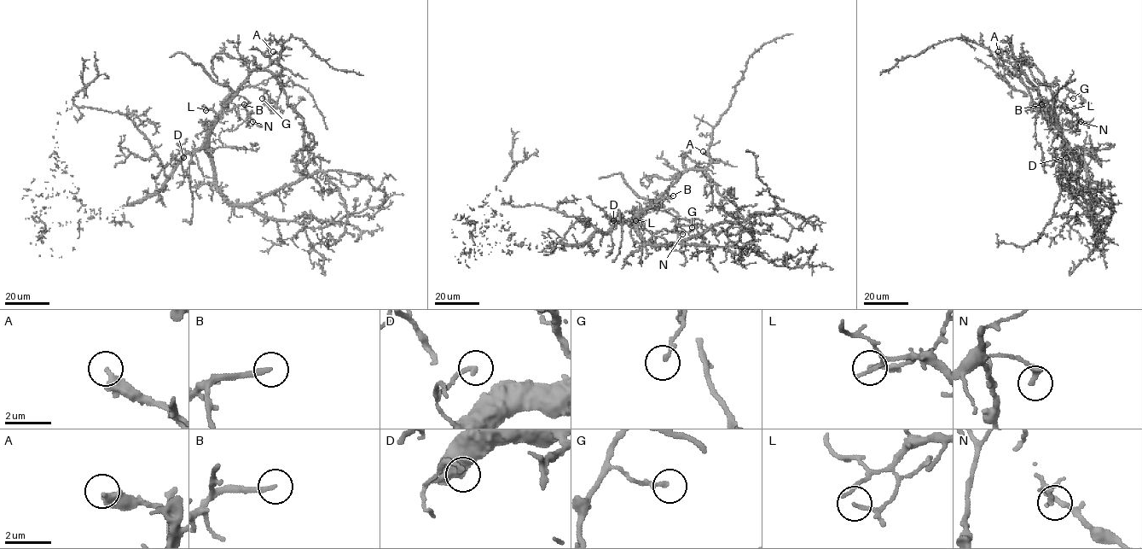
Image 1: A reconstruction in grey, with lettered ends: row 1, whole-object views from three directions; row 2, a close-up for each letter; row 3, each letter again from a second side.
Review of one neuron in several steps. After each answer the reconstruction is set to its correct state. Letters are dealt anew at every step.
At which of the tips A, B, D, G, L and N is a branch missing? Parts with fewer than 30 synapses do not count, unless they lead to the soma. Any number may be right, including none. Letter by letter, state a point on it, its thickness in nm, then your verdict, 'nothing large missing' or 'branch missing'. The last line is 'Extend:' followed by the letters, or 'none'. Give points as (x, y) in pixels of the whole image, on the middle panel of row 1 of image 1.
A: place (703, 151); calibre 400 nm; nothing large missing
B: place (673, 195); calibre 240 nm; branch missing
D: place (613, 220); calibre 200 nm; nothing large missing
G: place (692, 227); calibre 170 nm; nothing large missing
L: place (635, 220); calibre 150 nm; nothing large missing
N: place (682, 234); calibre 240 nm; nothing large missing
Extend: B

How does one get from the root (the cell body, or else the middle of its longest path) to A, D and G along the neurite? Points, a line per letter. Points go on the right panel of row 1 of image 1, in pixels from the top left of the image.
A: (1067, 143), (1053, 112), (1034, 86), (1021, 71), (1012, 73), (1001, 66), (997, 60), (1001, 54), (998, 51)
D: (1067, 143), (1068, 153), (1072, 157), (1066, 157)
G: (1067, 143), (1056, 119), (1054, 102), (1057, 92), (1064, 85), (1069, 90), (1067, 96), (1073, 98)

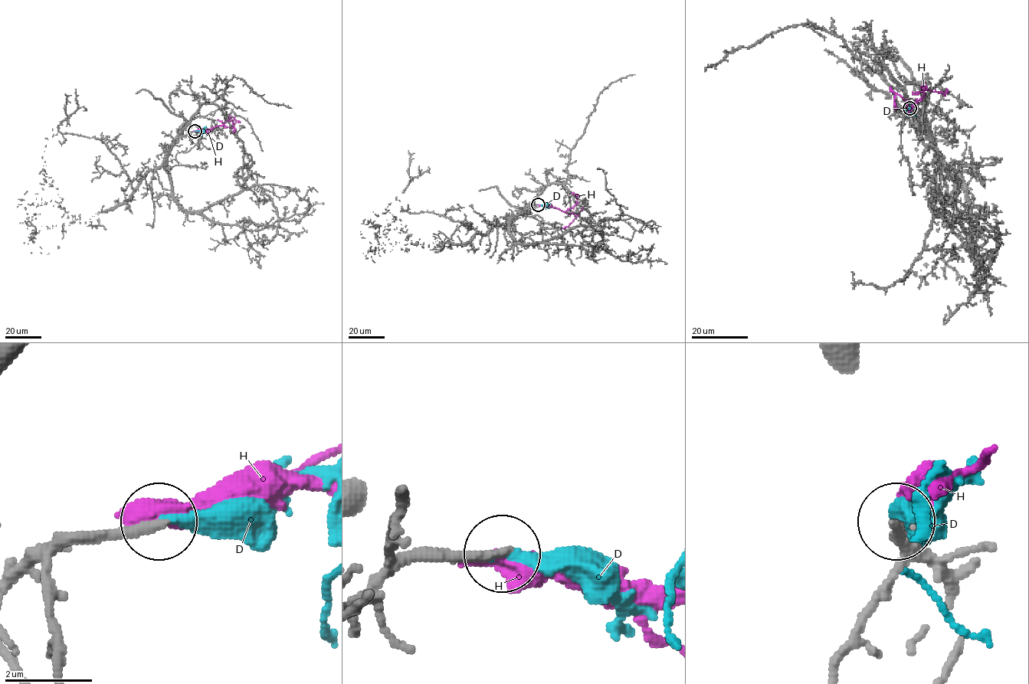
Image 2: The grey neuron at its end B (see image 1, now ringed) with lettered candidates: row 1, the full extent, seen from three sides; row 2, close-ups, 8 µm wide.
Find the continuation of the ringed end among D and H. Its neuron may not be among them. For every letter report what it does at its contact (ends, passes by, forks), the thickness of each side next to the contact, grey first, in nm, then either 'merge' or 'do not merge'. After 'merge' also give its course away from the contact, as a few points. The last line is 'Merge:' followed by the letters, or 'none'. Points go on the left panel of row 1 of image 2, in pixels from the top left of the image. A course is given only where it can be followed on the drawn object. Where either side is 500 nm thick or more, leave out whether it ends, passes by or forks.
D: it ends | 260/240 nm | merge
H: it ends | 300/440 nm | do not merge
Merge: D

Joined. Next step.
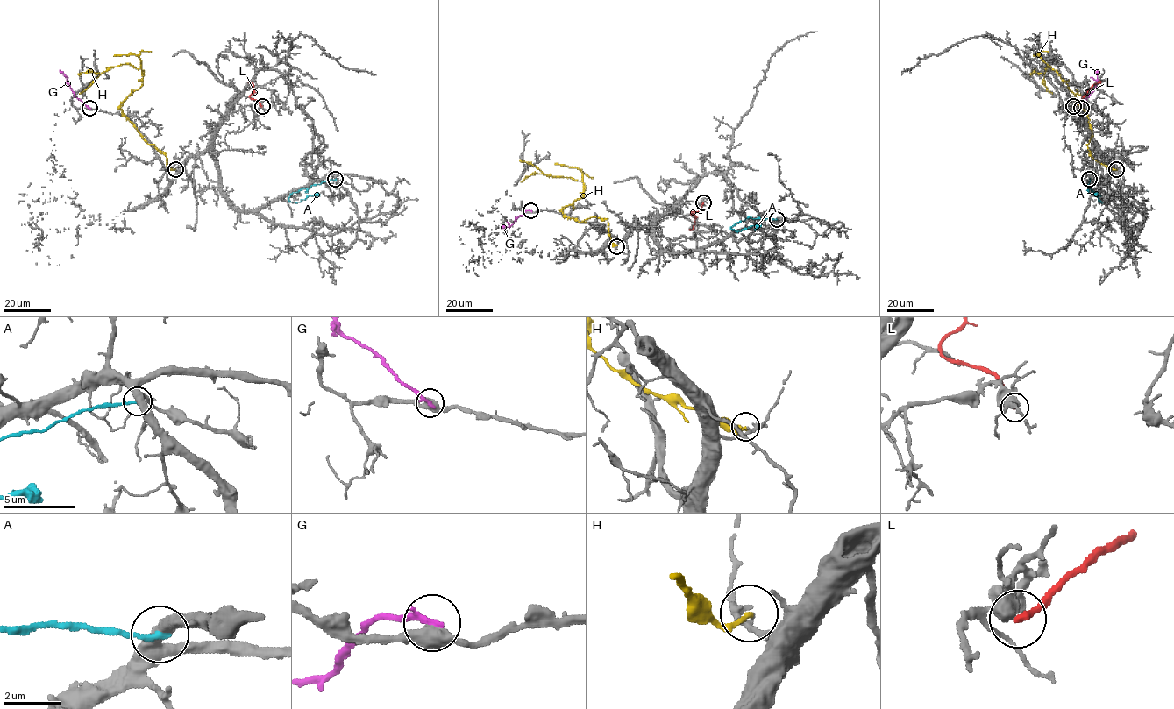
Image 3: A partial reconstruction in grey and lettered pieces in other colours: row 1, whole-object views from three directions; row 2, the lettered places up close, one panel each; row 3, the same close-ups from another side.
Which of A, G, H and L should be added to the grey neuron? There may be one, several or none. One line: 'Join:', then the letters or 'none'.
Join: none

